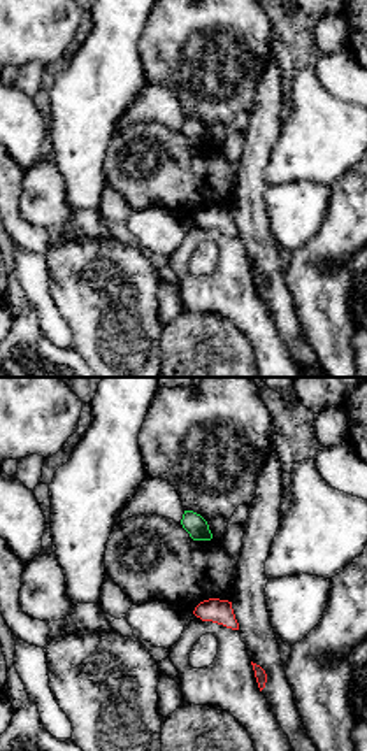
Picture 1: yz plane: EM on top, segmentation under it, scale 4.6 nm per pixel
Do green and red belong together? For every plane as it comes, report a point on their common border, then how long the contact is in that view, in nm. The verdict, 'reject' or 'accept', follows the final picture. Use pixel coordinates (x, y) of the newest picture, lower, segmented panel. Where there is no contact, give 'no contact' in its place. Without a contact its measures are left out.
no contact

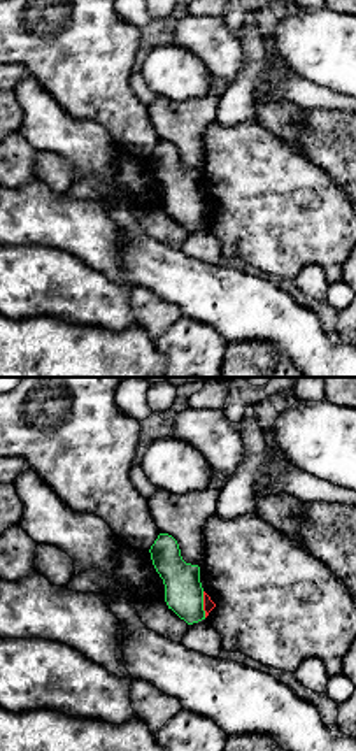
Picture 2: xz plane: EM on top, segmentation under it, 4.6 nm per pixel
meets green at (202, 604); contact 120 nm long

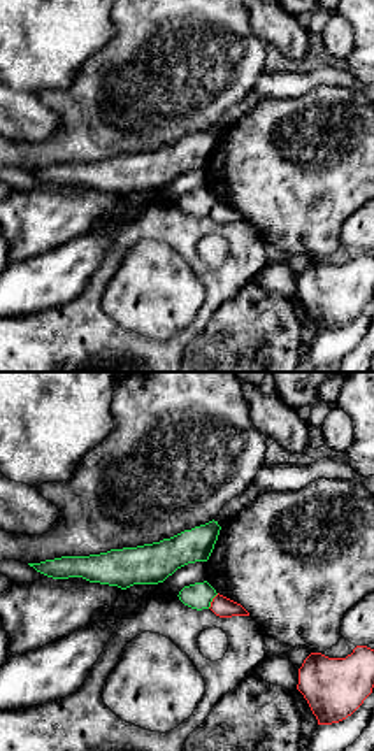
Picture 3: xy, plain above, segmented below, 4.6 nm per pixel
meets green at (211, 600); contact 90 nm long

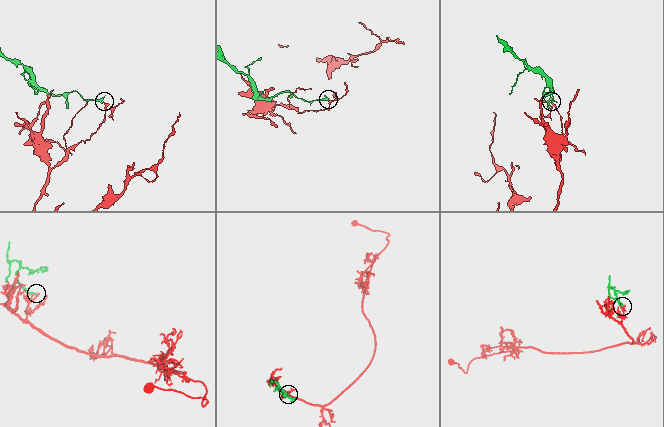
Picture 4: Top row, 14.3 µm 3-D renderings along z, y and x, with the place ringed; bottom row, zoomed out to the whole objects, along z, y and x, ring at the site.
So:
reject

